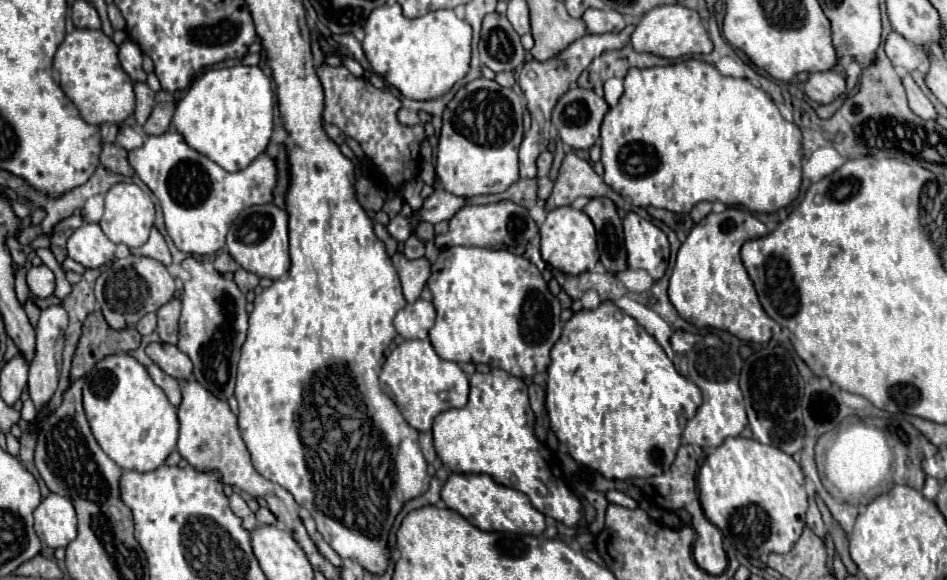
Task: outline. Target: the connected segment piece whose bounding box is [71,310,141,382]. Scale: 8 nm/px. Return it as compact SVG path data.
M95 310L87 316L83 324L83 336L77 346L77 352L73 356L73 368L71 368L71 382L79 376L85 376L97 360L117 354L117 352L131 352L137 350L141 344L141 334L135 330L135 326L127 326L125 330L113 330L107 326L103 314Z

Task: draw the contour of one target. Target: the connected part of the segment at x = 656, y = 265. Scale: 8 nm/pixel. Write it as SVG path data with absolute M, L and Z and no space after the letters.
M629 212L623 220L627 262L631 270L643 268L655 280L665 274L669 264L669 242L667 236L649 220Z

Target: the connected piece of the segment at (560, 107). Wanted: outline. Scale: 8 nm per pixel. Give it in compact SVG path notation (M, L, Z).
M571 88L553 108L553 126L571 148L591 148L599 138L599 126L609 110L607 102L593 90Z

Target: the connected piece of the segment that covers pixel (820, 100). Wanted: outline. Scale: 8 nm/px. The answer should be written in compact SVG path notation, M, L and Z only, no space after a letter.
M817 72L817 74L799 74L799 82L809 98L817 104L831 104L847 92L847 82L837 72Z

